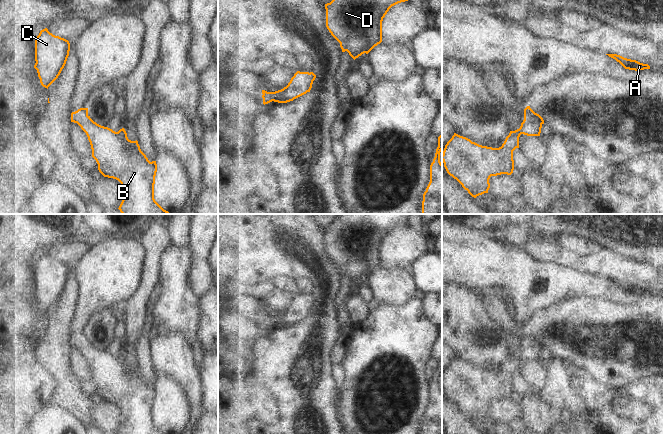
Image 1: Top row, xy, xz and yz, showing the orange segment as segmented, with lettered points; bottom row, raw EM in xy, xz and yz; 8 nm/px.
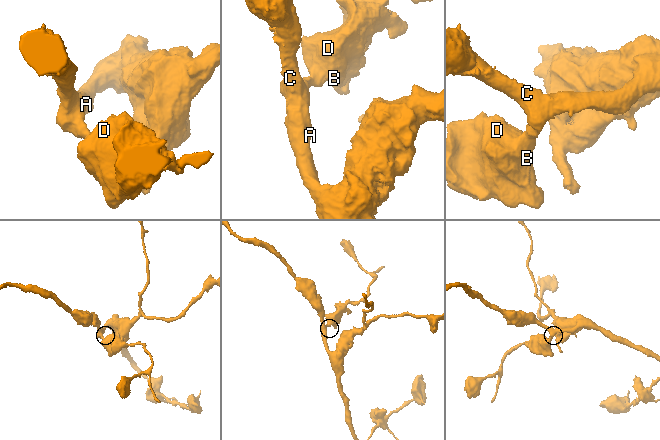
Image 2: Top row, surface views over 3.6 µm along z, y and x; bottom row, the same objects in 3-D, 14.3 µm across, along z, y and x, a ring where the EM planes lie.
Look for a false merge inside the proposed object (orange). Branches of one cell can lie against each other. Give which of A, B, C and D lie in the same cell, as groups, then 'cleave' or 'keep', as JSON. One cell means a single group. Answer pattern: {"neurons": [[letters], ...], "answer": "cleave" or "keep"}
{"neurons": [["A", "B", "C", "D"]], "answer": "keep"}

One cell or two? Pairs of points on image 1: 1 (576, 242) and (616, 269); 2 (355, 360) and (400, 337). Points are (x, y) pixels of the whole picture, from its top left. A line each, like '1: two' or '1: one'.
1: two
2: one

